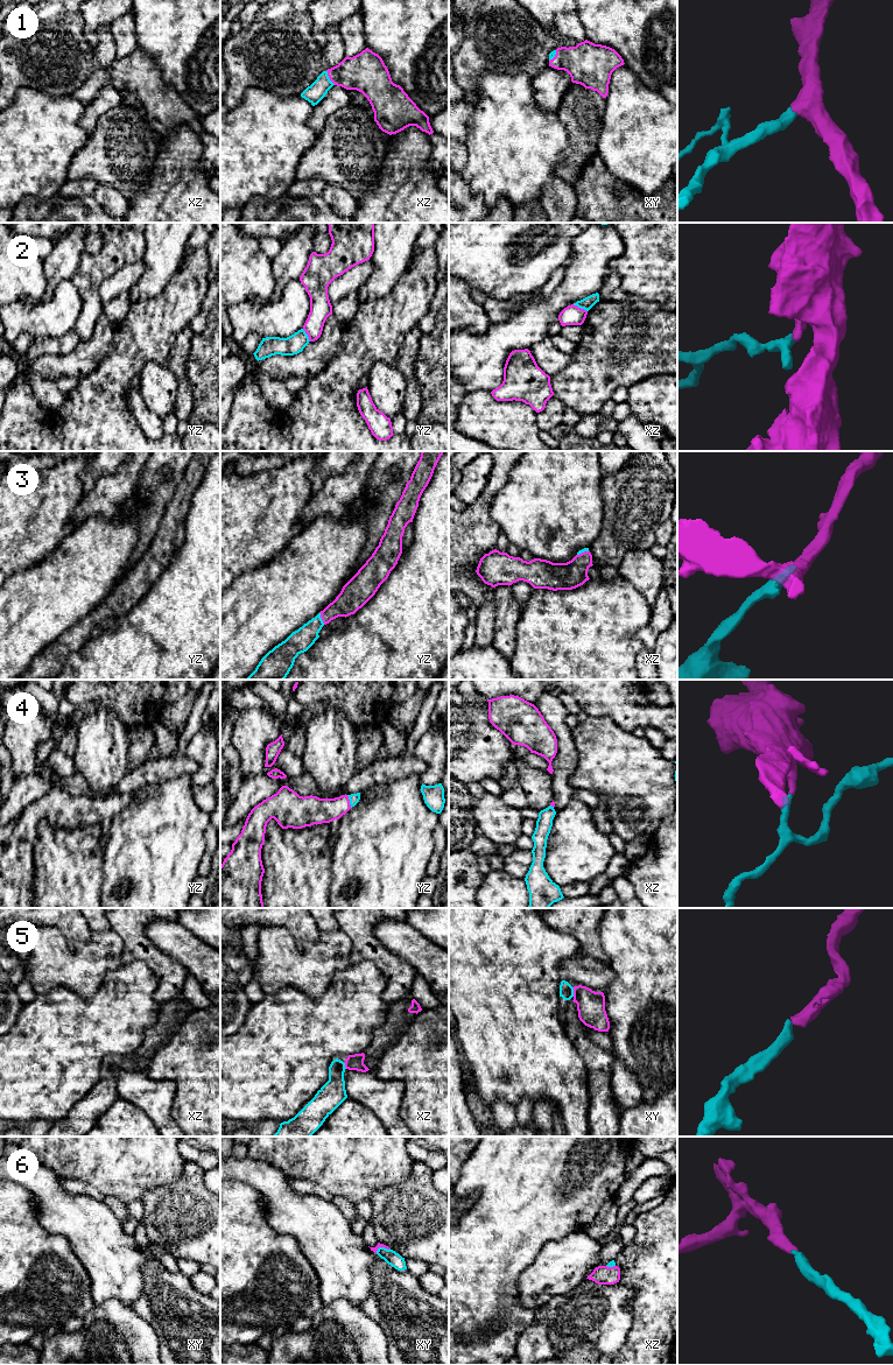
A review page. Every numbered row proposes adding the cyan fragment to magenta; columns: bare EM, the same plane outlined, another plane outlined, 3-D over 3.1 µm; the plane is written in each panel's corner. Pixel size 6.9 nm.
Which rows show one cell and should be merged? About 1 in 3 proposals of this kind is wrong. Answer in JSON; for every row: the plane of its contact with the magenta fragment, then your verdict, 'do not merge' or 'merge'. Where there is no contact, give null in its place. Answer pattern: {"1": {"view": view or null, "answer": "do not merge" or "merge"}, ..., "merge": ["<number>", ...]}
{"1": {"view": "xz", "answer": "merge"}, "2": {"view": "xz", "answer": "do not merge"}, "3": {"view": "yz", "answer": "merge"}, "4": {"view": "yz", "answer": "merge"}, "5": {"view": "xy", "answer": "merge"}, "6": {"view": "xy", "answer": "merge"}, "merge": ["1", "3", "4", "5", "6"]}

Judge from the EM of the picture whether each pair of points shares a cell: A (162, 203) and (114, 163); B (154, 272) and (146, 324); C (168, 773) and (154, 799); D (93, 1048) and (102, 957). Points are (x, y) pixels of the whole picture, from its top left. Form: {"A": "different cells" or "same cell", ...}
{"A": "different cells", "B": "different cells", "C": "different cells", "D": "different cells"}

